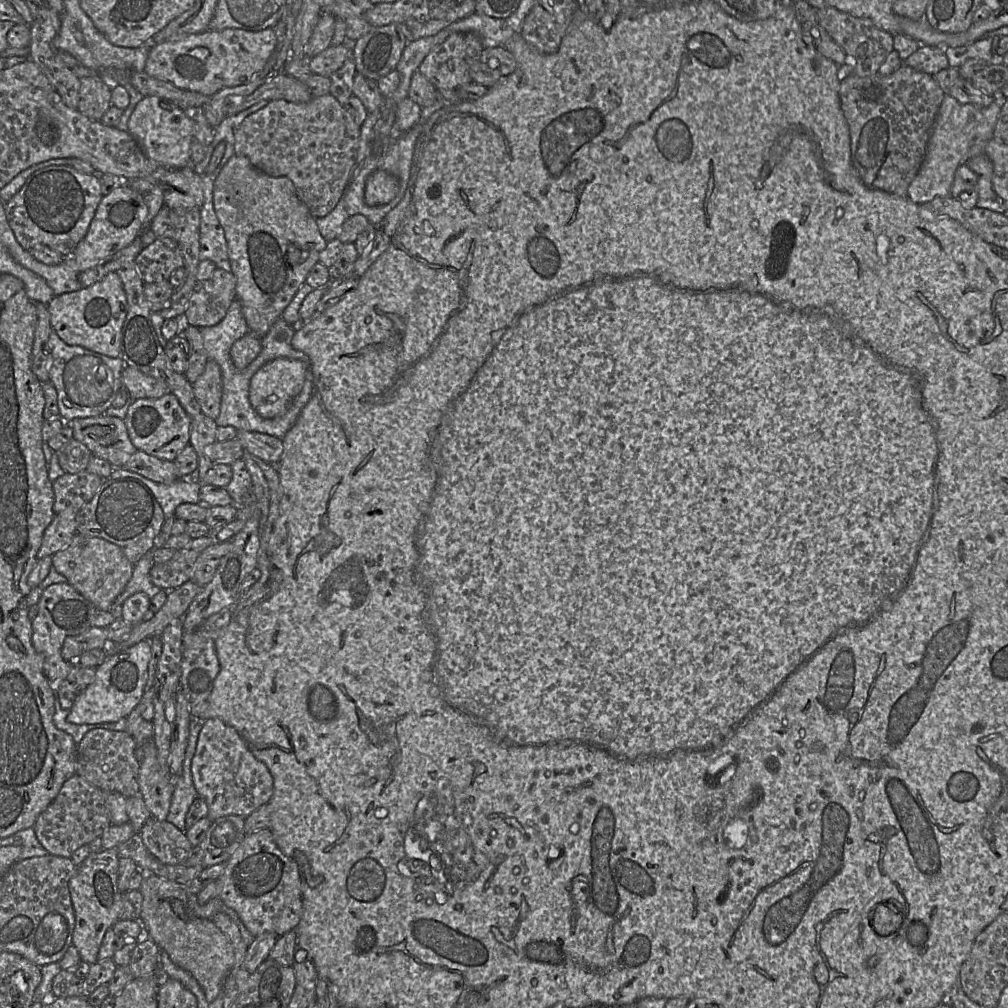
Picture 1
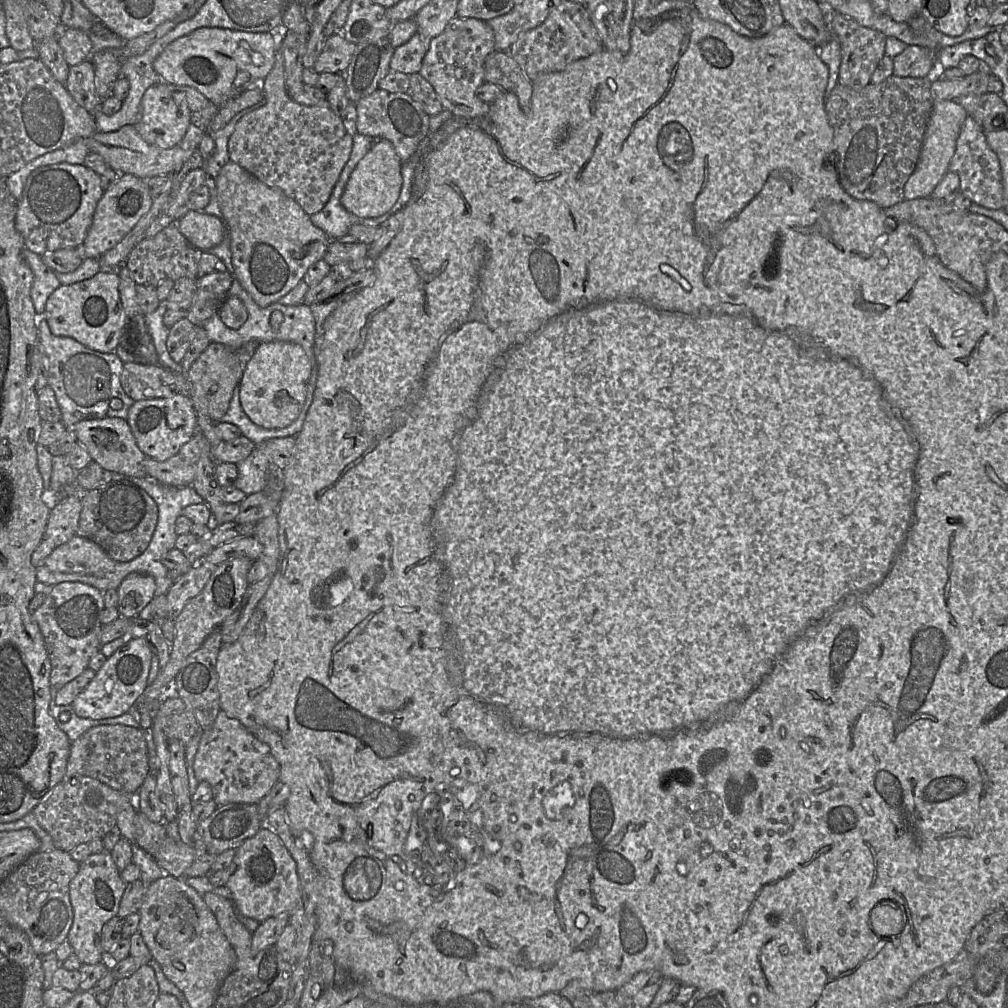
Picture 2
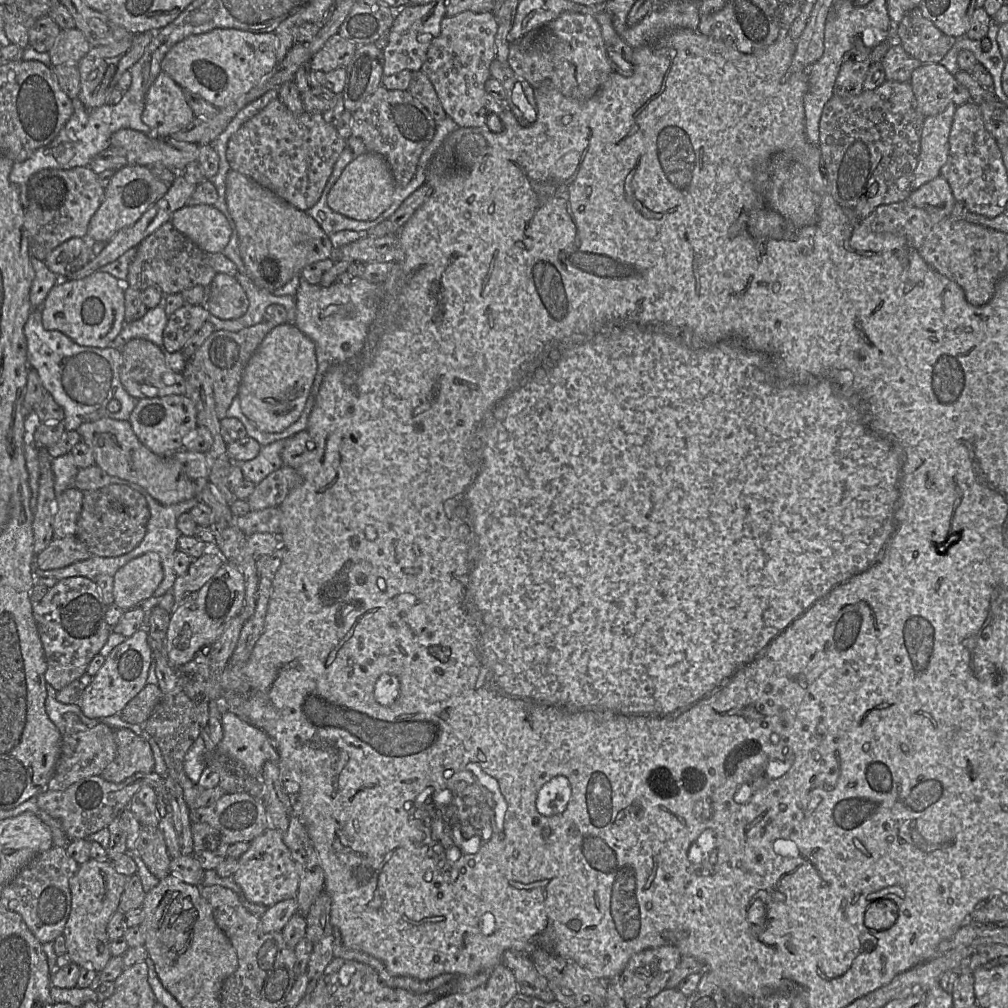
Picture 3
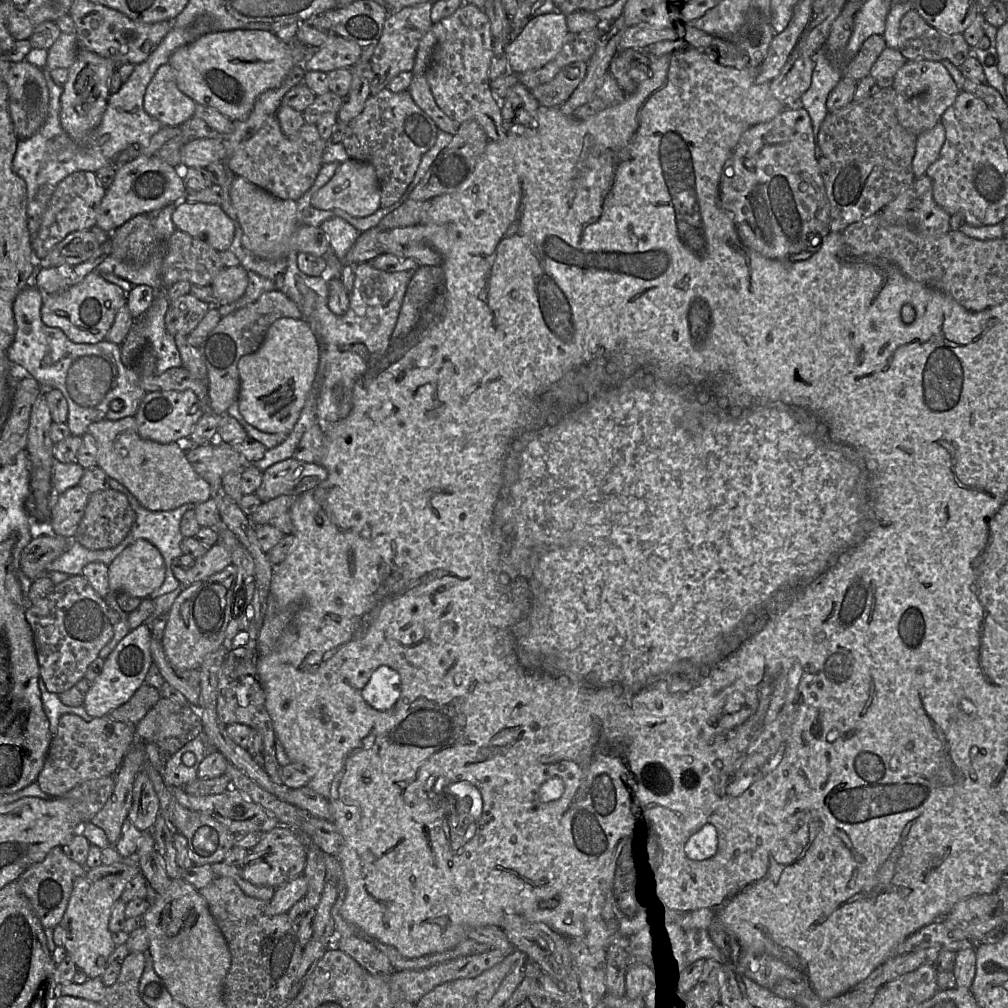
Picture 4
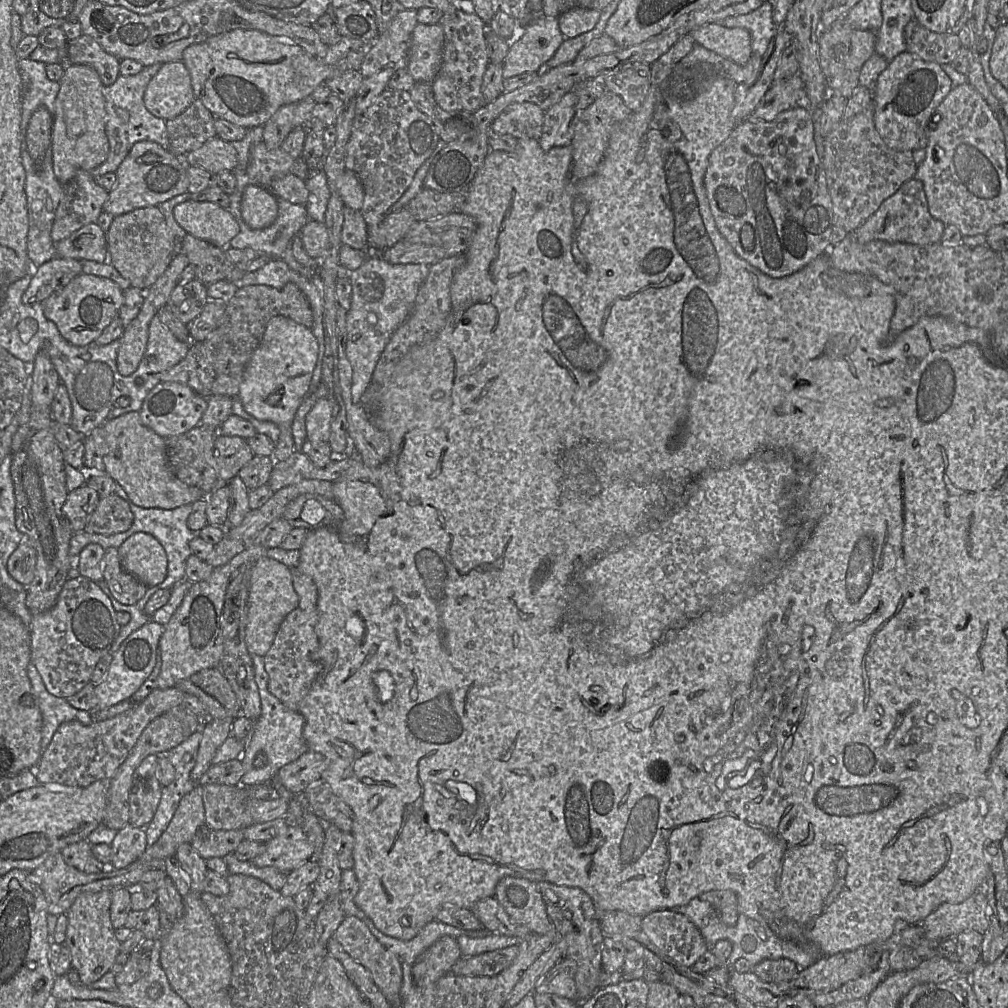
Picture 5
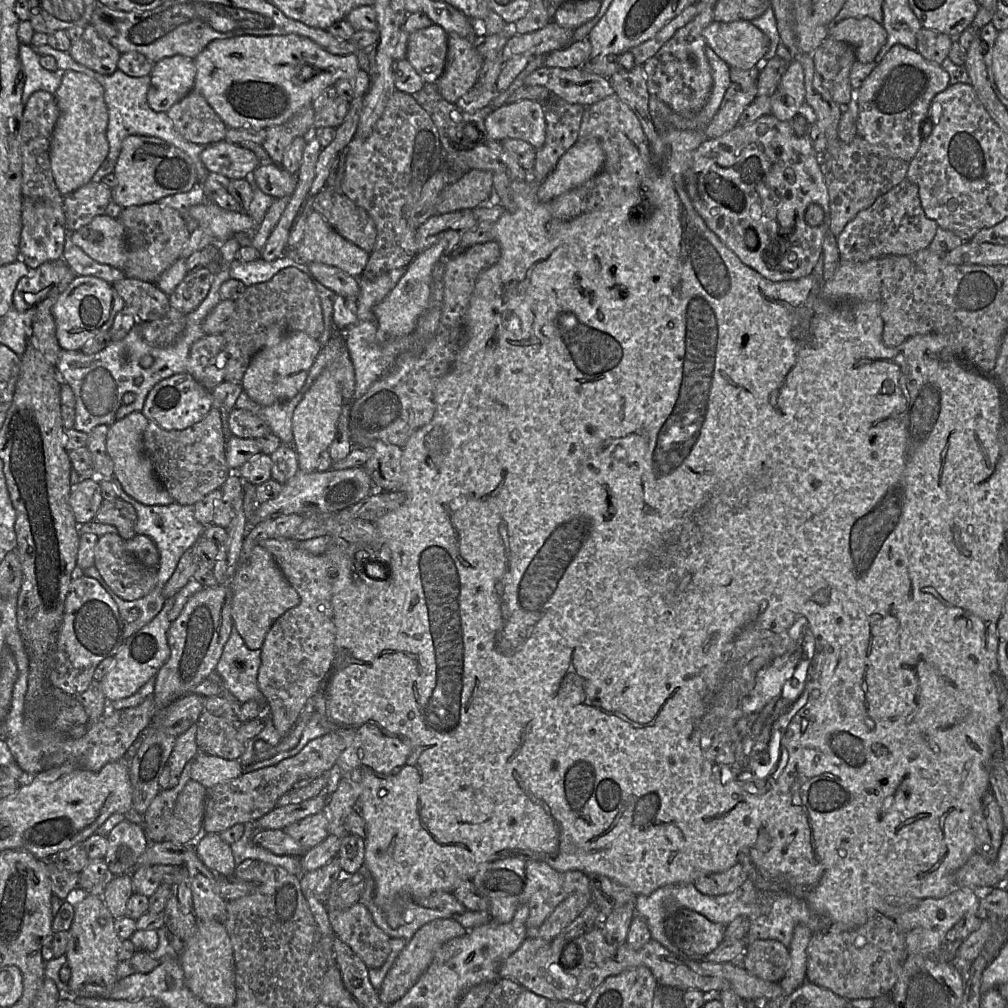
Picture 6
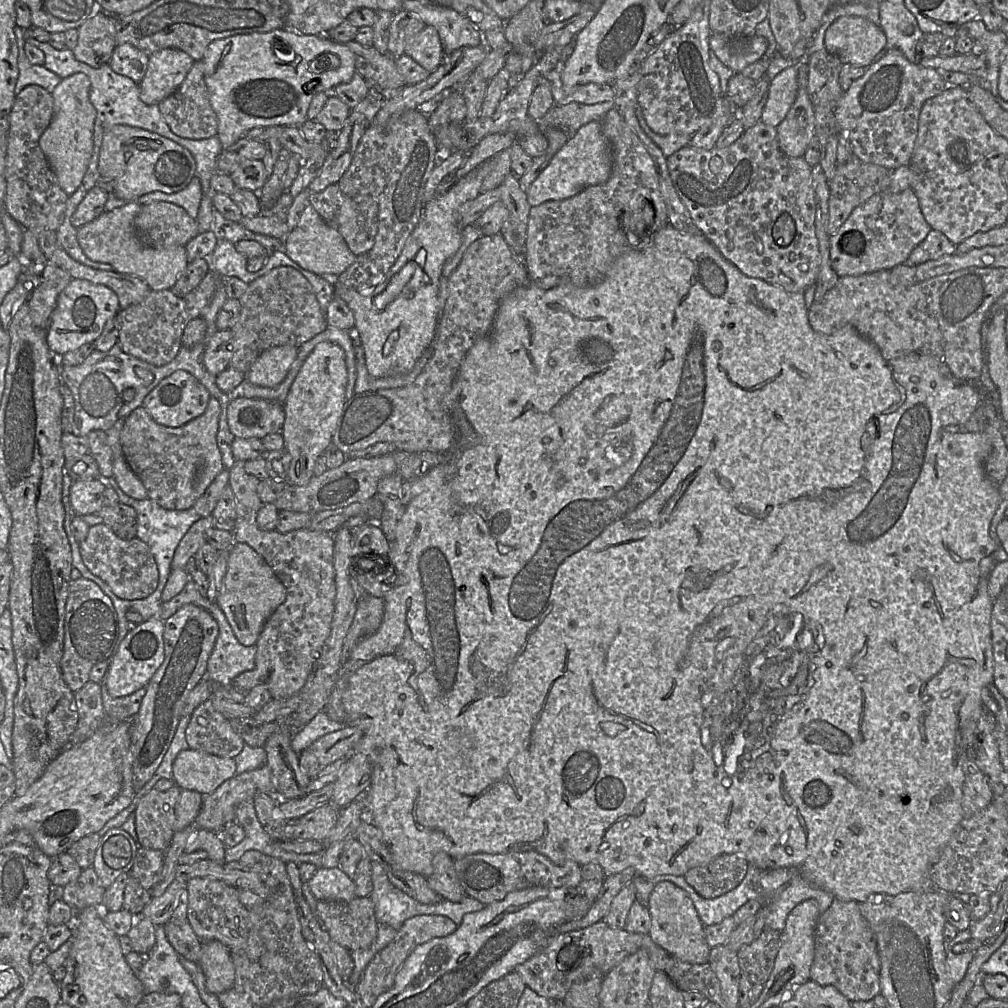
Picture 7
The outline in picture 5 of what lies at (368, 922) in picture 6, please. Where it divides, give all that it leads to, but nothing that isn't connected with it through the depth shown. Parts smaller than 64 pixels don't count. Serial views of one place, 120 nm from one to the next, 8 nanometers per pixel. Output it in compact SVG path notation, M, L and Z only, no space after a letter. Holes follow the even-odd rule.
M346 916L333 937L340 943L346 953L370 971L376 986L389 1004L394 1007L400 1006L402 1003L400 991L403 982L403 971L399 957L382 945L367 925L355 916Z

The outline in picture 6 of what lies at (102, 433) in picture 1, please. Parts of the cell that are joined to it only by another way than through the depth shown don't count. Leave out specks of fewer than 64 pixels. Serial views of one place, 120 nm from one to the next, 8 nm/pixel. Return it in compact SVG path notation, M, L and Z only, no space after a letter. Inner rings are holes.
M134 411L108 426L106 449L113 461L114 478L120 482L125 493L144 505L172 504L174 499L157 479L153 465L144 452L143 434L148 422L141 411Z

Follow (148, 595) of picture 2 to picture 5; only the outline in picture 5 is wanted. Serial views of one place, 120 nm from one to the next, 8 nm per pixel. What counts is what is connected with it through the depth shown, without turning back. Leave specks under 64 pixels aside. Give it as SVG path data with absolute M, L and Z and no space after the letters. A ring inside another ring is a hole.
M132 534L118 548L118 552L123 569L147 587L156 586L166 578L165 550L151 534Z

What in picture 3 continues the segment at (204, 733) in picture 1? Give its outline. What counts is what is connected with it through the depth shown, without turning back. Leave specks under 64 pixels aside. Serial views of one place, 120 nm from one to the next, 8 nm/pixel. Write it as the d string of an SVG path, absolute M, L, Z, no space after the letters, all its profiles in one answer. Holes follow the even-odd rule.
M223 710L221 714L223 738L213 751L205 749L206 766L219 774L219 784L225 793L244 791L245 777L260 778L263 765L268 761L278 762L278 752L267 734L251 723L245 722L234 713Z

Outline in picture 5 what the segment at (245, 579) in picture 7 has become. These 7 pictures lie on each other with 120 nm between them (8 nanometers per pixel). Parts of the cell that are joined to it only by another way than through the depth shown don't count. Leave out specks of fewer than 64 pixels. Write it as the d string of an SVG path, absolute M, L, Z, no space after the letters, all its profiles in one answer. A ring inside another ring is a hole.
M260 556L250 571L245 642L250 654L264 657L271 648L276 633L285 617L298 606L290 568L281 562Z

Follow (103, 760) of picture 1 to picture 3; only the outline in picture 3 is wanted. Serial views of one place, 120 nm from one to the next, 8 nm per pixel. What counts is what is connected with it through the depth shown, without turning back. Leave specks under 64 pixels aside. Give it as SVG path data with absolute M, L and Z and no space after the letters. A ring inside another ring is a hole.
M127 728L115 730L116 756L100 776L109 782L120 783L136 773L154 772L152 749L143 737Z

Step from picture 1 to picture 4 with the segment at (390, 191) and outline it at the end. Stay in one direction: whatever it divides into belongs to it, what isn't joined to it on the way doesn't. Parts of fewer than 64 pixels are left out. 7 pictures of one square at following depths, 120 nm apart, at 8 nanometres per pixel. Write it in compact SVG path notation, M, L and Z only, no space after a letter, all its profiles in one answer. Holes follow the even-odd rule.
M347 159L340 163L329 182L311 198L311 206L319 210L340 209L355 217L366 217L380 208L380 186L376 170L370 163Z

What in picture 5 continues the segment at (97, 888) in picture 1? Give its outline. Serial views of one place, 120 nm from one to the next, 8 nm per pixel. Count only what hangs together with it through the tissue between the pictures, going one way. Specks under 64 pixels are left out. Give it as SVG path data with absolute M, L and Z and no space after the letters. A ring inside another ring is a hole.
M197 785L181 798L165 831L153 845L146 848L139 859L150 861L175 855L181 844L192 841L203 824L205 824L205 808L202 786ZM112 890L83 892L72 903L67 912L67 929L64 944L71 954L71 967L79 974L83 985L89 986L111 970L121 942L115 937L110 919Z

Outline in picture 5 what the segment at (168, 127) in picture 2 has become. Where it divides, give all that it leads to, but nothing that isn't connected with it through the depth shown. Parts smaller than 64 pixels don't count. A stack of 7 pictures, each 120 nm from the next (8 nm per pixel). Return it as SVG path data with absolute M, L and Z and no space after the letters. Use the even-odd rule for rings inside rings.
M182 61L163 63L144 93L146 108L166 121L185 111L195 99L189 71Z

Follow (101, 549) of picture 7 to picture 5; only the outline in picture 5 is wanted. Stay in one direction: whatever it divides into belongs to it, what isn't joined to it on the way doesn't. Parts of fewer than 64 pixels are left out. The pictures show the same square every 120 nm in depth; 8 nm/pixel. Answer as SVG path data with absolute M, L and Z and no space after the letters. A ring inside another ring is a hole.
M118 548L105 549L102 560L103 579L114 598L124 605L137 603L145 594L147 586L126 572L119 559Z

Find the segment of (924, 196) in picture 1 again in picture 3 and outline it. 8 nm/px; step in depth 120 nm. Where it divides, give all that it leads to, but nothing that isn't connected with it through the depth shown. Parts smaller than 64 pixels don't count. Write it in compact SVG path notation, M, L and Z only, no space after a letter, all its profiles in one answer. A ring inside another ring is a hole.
M949 104L944 111L924 119L920 137L920 152L917 166L910 182L911 191L940 175L940 170L946 163L949 154L949 134L957 105Z

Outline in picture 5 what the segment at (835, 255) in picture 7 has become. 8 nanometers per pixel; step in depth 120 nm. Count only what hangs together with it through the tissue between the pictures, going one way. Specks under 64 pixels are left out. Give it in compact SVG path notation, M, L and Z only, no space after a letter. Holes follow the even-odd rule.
M913 177L906 181L879 208L853 232L859 243L882 240L889 243L909 243L927 245L940 242L945 225L931 216L923 183Z

